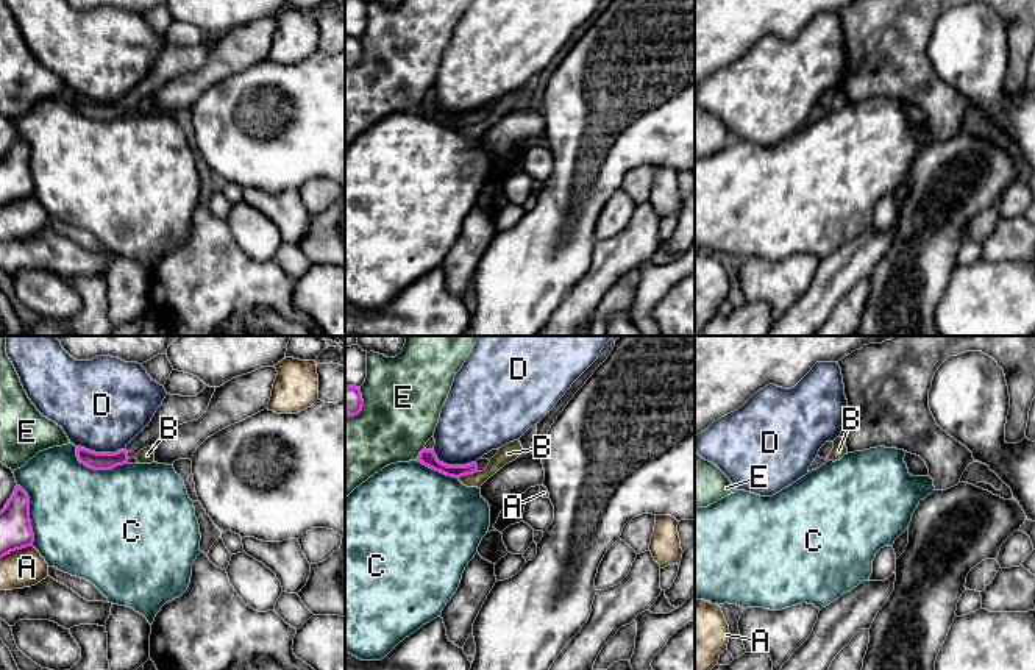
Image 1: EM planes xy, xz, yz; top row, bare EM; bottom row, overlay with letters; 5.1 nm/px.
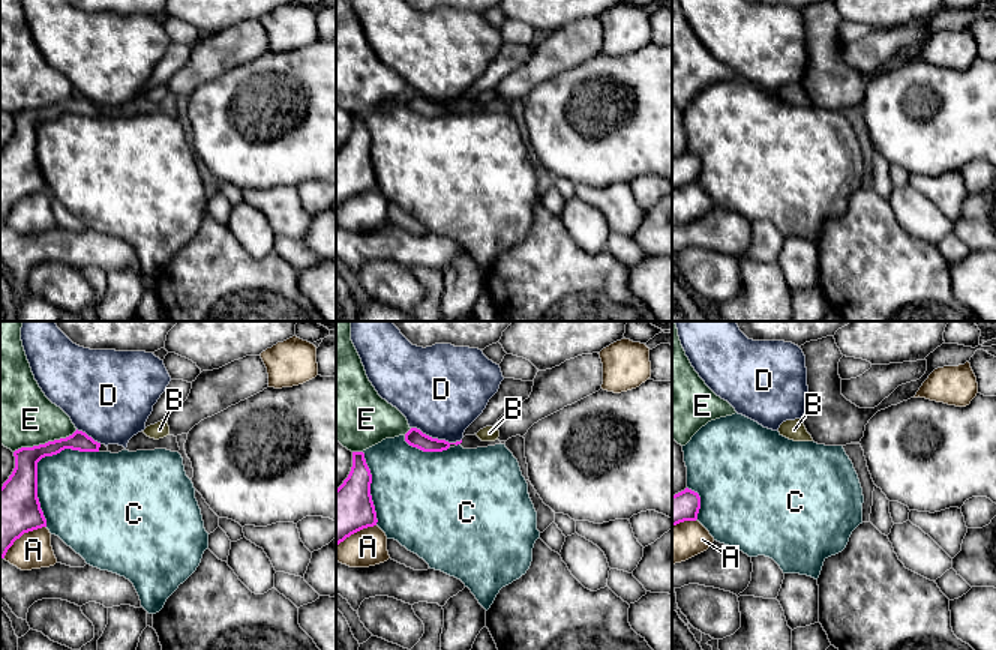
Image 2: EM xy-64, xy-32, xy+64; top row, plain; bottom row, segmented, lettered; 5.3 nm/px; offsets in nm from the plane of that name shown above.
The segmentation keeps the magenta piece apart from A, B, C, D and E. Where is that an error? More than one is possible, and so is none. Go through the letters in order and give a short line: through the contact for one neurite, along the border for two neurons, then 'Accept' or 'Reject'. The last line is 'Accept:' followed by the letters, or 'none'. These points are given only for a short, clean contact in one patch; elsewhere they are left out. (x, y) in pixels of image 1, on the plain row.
A: Reject
B: Line: xz (476, 121), (458, 128). Reject
C: Reject
D: Line: xy (77, 96), (96, 102), (124, 100). Reject
E: Reject
Accept: none

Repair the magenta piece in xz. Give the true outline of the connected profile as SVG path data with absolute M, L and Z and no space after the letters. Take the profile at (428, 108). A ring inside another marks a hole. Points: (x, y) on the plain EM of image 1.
M423 98L420 102L417 111L436 122L440 122L440 123L443 123L446 127L453 127L453 128L461 128L465 125L473 125L476 122L482 122L487 119L487 116L490 112L489 109L478 109L476 112L471 112L467 116L446 116L437 109L434 100L426 100L426 98Z

